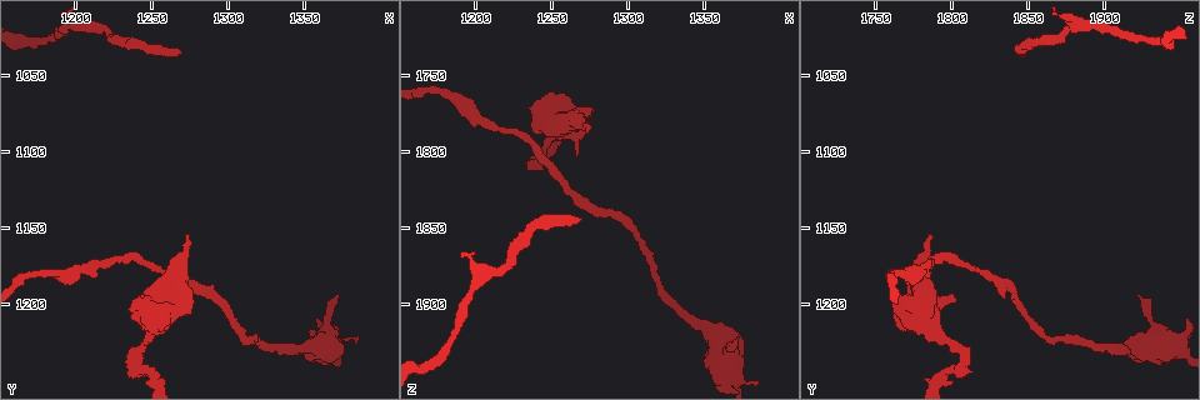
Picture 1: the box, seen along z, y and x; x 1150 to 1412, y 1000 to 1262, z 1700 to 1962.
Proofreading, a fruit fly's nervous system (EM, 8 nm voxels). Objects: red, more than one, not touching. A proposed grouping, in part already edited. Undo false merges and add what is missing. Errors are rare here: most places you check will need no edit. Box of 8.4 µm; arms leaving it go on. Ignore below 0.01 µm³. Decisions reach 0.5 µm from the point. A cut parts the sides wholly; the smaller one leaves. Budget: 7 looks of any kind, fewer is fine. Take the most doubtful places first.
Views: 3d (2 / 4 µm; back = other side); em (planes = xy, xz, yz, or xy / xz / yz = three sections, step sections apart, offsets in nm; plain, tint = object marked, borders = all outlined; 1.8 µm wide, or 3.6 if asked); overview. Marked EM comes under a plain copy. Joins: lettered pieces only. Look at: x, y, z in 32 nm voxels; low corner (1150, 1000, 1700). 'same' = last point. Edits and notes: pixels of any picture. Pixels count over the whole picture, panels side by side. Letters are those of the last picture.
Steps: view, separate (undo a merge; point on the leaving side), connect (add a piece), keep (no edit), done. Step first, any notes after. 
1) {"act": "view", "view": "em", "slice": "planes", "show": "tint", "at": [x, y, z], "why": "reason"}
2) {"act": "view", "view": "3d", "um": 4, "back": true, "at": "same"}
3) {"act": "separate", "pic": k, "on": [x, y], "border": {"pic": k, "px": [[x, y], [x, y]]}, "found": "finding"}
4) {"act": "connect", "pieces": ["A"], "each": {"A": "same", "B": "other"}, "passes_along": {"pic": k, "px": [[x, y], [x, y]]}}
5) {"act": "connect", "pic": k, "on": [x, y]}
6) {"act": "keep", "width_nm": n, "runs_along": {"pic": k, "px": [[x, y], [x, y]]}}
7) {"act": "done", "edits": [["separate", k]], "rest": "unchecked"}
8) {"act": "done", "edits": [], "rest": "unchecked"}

{"act": "view", "view": "em", "um": 3.6, "slice": "xz", "step": 16, "show": "borders", "at": [1268, 1036, 1844], "why": "free end"}

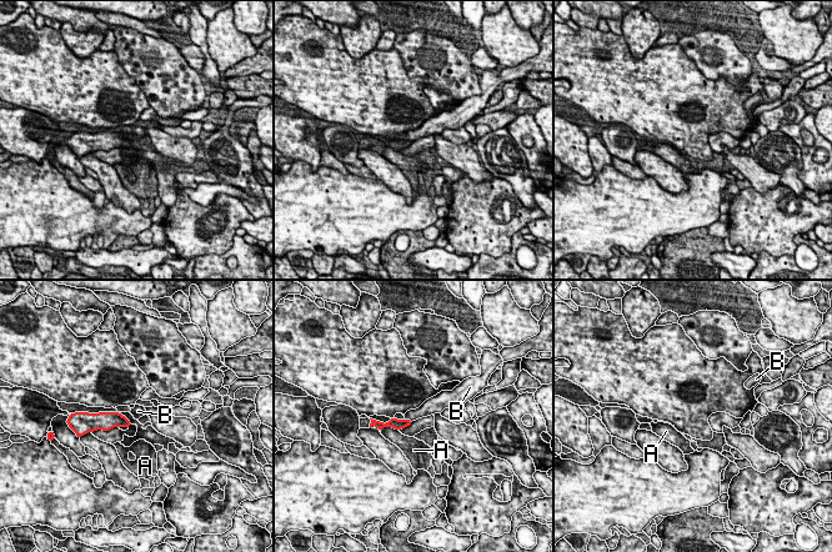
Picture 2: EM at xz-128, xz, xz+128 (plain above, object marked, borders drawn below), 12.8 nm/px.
{"act": "view", "view": "em", "um": 3.6, "slice": "planes", "show": "borders", "at": "same"}

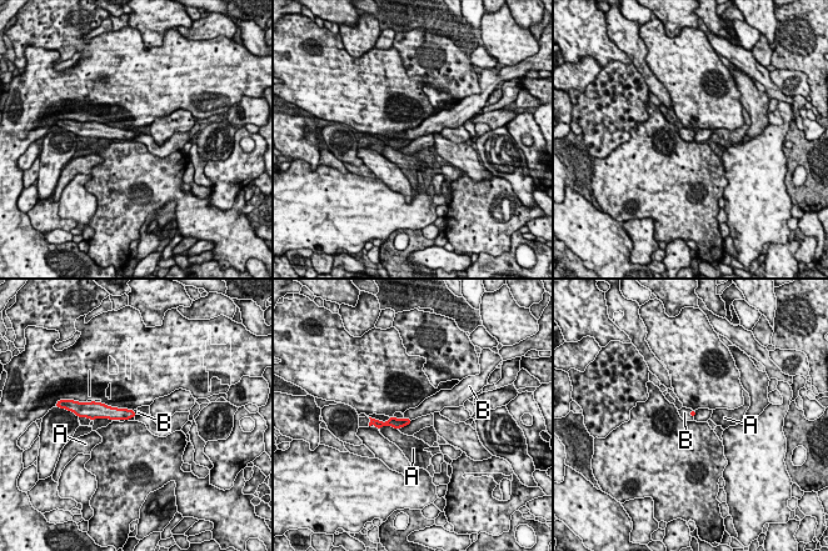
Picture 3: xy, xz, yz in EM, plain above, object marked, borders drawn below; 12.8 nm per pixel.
{"act": "connect", "pieces": ["B"], "each": {"A": "other", "B": "same"}, "passes_along": {"pic": 3, "px": [[394, 422], [407, 419], [423, 409]]}, "found": "the neuron continues"}

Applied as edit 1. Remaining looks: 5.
{"act": "view", "view": "overview", "why": "redraw"}

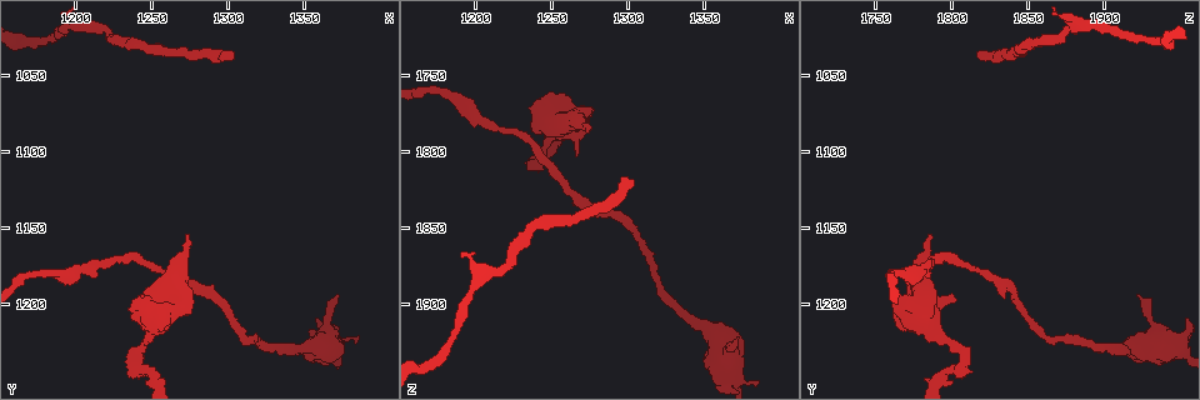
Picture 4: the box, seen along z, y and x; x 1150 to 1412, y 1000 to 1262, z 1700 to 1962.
{"act": "view", "view": "em", "slice": "xz", "step": 8, "show": "borders", "at": [1274, 1152, 1788], "why": "free end"}

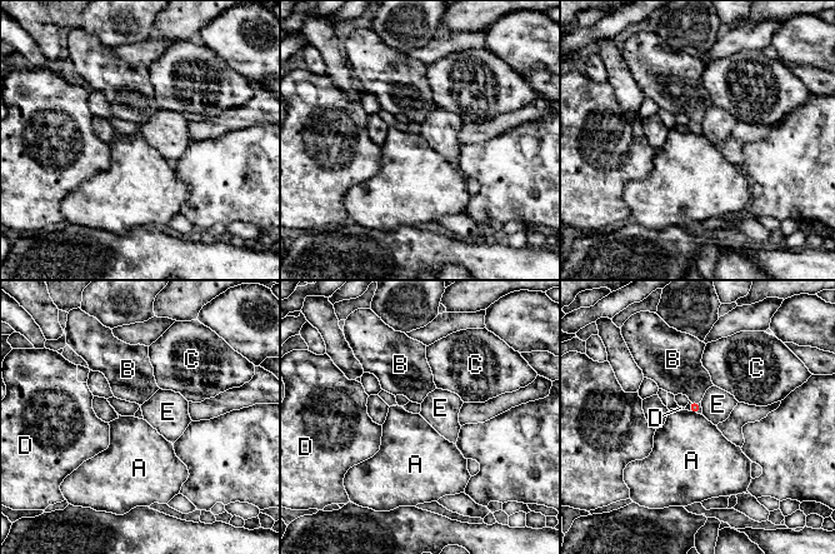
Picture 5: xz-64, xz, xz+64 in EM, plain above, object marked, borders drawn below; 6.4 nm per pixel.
{"act": "view", "view": "em", "slice": "planes", "show": "borders", "at": "same", "why": "cut it another way"}

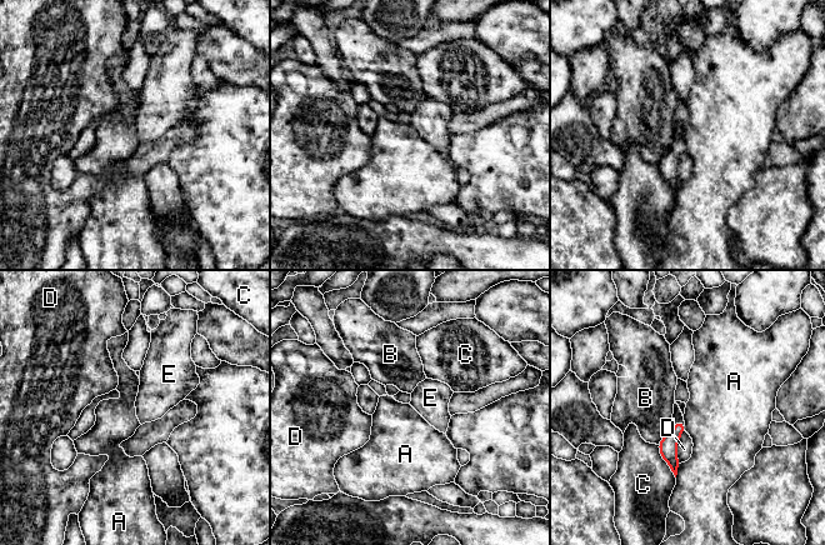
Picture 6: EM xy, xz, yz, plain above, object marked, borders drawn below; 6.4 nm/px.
{"act": "keep", "longest_contact_nm": ["C", 240], "each": {"A": "other", "B": "other", "C": "other", "D": "other", "E": "other"}, "border": {"pic": 6, "px": [[680, 464], [675, 476]]}, "found": "no lettered piece goes on from it"}

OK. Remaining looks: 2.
{"act": "done", "edits": [["connect", 3]], "rest": "unchecked"}

